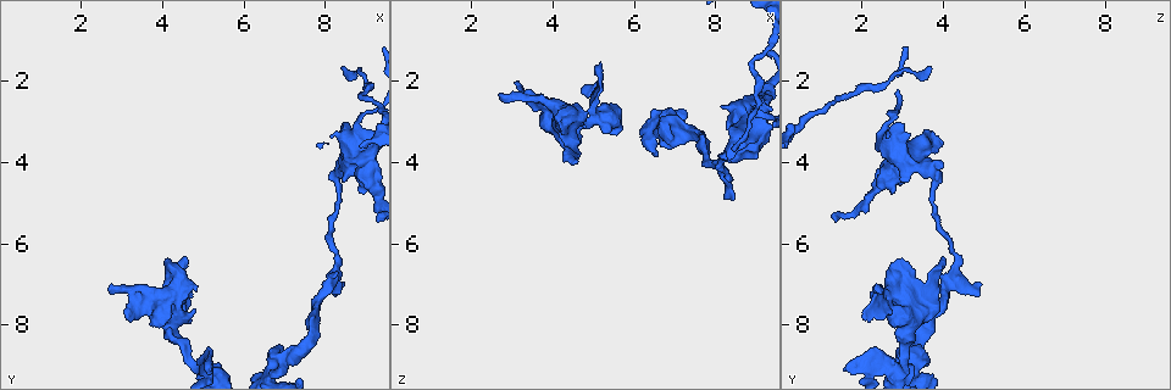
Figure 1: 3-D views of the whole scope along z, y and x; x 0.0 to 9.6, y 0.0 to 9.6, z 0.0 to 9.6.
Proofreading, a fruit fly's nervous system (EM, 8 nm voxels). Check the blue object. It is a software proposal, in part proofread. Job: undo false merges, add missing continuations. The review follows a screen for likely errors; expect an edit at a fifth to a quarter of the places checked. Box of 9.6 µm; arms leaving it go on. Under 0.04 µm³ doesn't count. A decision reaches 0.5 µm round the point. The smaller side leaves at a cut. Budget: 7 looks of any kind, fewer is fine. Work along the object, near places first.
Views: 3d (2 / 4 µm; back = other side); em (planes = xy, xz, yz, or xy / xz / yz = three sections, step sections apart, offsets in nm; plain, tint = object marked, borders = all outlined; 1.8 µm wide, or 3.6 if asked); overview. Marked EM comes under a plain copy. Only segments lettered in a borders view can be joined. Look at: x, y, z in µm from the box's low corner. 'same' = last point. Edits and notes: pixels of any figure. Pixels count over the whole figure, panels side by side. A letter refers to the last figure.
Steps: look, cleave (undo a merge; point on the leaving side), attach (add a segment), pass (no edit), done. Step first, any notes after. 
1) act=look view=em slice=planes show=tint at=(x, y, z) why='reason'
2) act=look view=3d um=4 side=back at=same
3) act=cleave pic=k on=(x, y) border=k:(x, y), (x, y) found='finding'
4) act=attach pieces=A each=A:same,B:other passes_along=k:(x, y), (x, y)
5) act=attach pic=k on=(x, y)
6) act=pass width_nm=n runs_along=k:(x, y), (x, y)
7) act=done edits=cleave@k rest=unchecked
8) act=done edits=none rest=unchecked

act=look view=em slice=planes show=borders at=(8.95, 4.15, 2.80) why='arms part here'

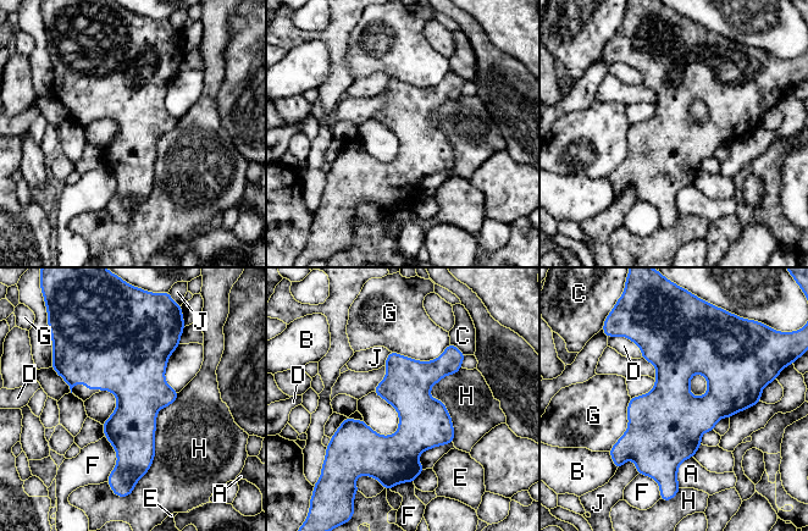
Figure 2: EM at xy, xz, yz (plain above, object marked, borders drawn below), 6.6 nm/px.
act=pass each=A:other,B:other,C:other,D:other,E:other,F:other,G:other,H:other,J:other runs_along=2:(450, 349), (416, 390), (397, 477) found='one cell here'

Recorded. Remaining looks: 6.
act=look view=em slice=planes show=borders at=(8.30, 6.45, 4.35)

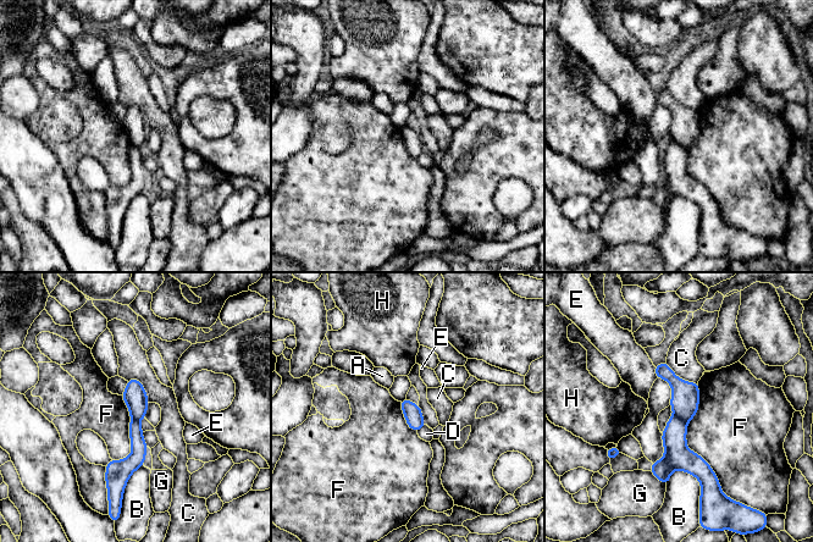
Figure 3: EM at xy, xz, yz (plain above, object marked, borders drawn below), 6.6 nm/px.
act=cleave pic=3 on=(685, 398) width_nm=120 each=A:other,B:other,C:other,D:other,E:other,F:other,G:other,H:other border=3:(674, 414), (686, 422) found='a second cell is stuck on'

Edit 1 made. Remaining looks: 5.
act=look view=overview why='redraw'

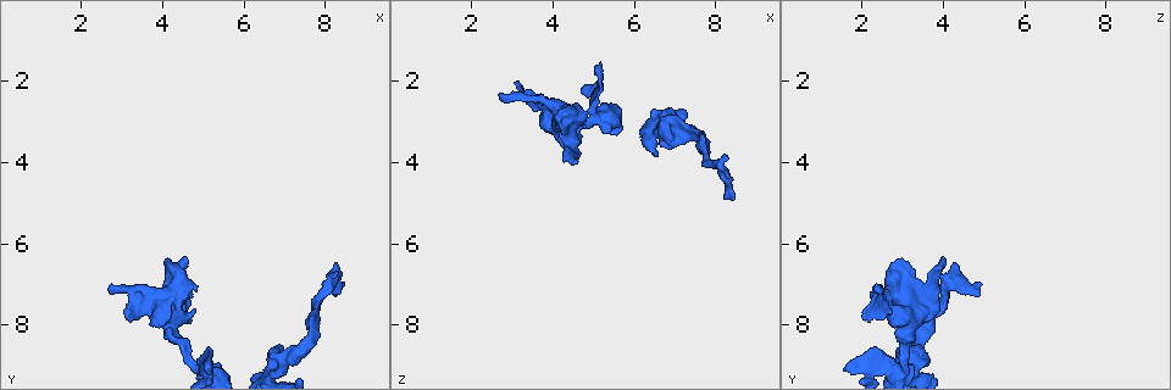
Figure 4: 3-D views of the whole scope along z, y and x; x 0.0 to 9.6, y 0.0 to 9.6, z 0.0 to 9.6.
act=look view=3d um=4 at=(6.90, 9.05, 2.70)

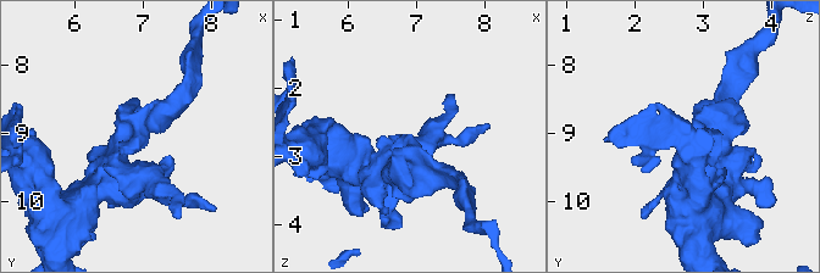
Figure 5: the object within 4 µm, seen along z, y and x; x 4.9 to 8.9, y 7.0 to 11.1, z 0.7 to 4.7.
act=look view=em slice=planes show=borders at=(6.90, 9.05, 2.70)

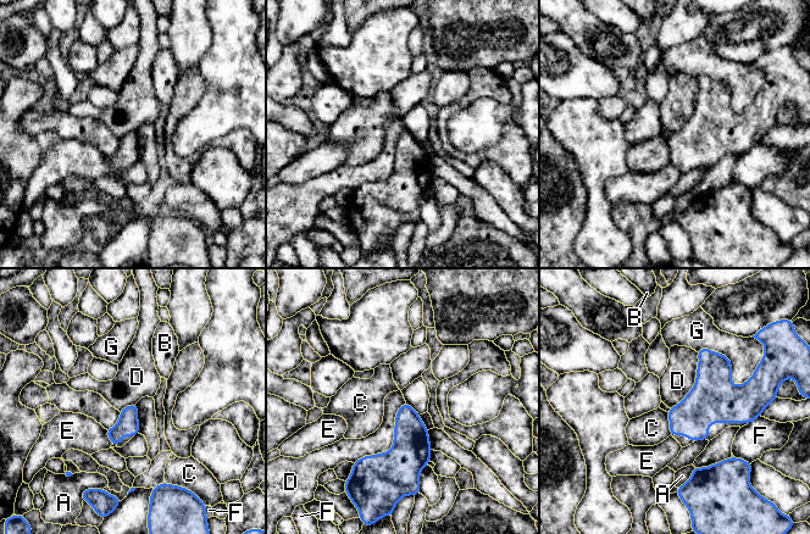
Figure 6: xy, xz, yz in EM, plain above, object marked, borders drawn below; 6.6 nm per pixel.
act=pass each=A:other,B:other,C:other,D:other,E:other,F:other,G:other border=6:(405, 402), (393, 445), (353, 462) found='none of them fits'

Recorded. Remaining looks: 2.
act=done edits=cleave@3 rest=unchecked

